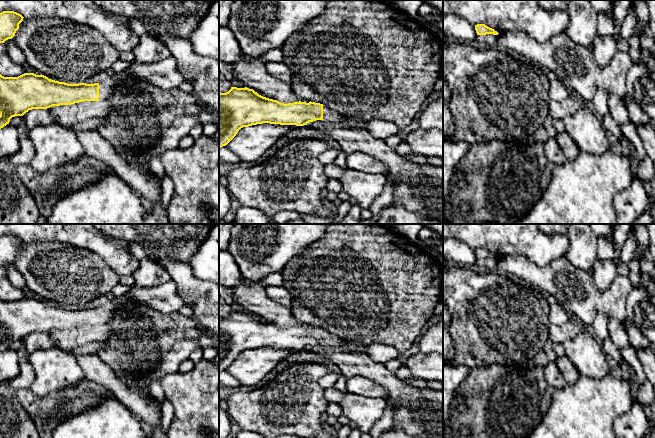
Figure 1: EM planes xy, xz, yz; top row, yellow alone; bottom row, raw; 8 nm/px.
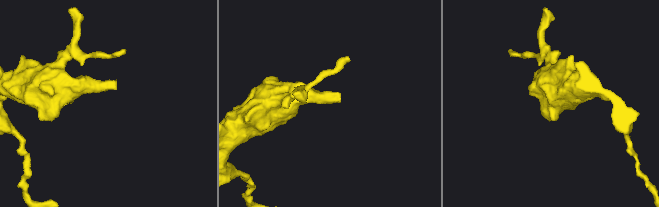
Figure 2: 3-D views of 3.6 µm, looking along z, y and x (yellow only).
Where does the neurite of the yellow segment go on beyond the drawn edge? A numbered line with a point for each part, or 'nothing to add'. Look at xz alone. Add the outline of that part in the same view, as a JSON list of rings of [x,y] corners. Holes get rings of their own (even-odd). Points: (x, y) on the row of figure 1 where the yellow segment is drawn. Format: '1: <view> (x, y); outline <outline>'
1: xz (329, 115); outline [[[323,106],[323,120],[330,123],[345,123],[351,126],[358,126],[360,128],[365,128],[368,121],[356,120],[352,118],[348,118],[340,115],[336,111],[328,108],[327,106]]]

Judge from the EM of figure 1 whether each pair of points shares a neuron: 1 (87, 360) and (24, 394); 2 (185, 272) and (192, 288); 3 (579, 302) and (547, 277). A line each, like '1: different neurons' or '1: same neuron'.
1: different neurons
2: same neuron
3: same neuron

